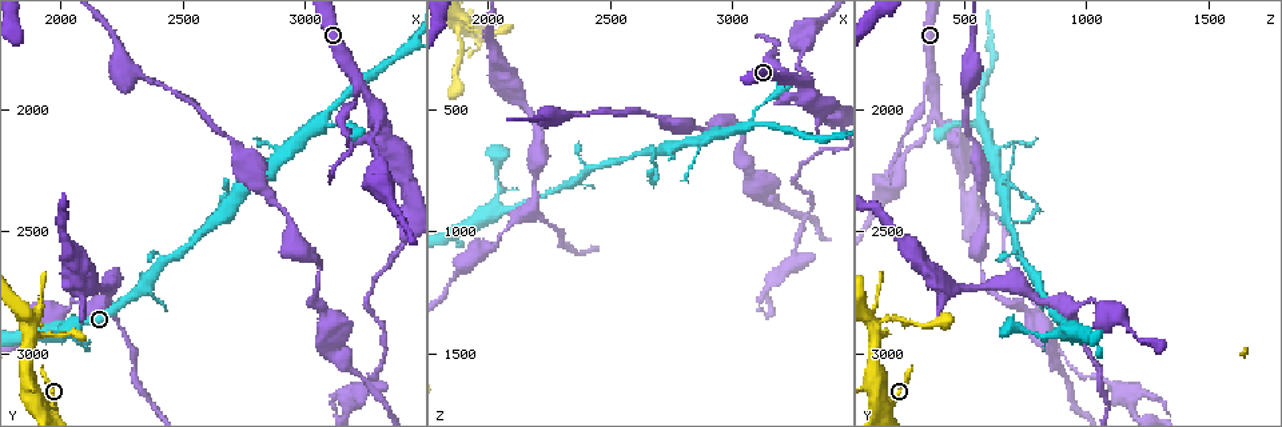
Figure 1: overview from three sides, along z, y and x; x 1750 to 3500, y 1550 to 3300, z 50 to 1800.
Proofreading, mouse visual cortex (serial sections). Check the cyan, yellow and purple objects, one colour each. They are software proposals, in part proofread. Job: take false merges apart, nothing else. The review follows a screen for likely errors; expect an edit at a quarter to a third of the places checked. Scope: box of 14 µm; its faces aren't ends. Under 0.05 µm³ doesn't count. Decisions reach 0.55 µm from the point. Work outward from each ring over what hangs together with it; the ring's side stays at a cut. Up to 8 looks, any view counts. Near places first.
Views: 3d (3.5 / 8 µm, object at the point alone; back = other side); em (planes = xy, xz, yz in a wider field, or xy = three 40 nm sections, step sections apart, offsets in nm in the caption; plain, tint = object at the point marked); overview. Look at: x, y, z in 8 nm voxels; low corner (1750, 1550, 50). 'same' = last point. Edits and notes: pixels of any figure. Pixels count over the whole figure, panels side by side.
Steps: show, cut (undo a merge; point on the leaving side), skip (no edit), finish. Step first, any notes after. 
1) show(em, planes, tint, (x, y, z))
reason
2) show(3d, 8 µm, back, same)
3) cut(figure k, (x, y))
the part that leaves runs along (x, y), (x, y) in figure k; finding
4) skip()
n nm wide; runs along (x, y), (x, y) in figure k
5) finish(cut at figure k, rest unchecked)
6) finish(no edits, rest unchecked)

show(3d, 3.5 µm, (2670, 2430, 660))
side arm on a straight run

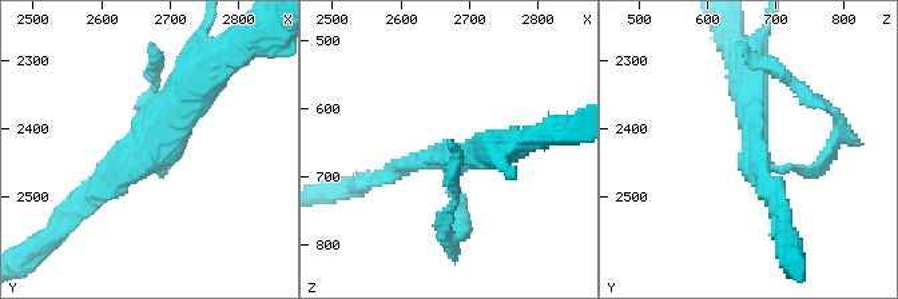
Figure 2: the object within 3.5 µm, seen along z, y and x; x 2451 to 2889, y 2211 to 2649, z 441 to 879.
show(em, xy, step 3, tint, (2660, 2435, 670))

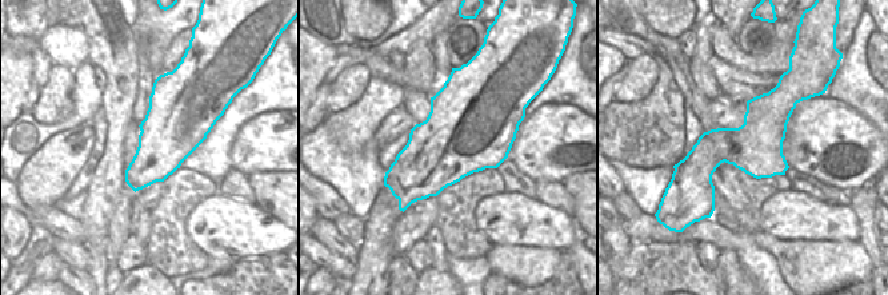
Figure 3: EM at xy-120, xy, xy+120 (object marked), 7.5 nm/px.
show(em, xy, step 5, tint, same)

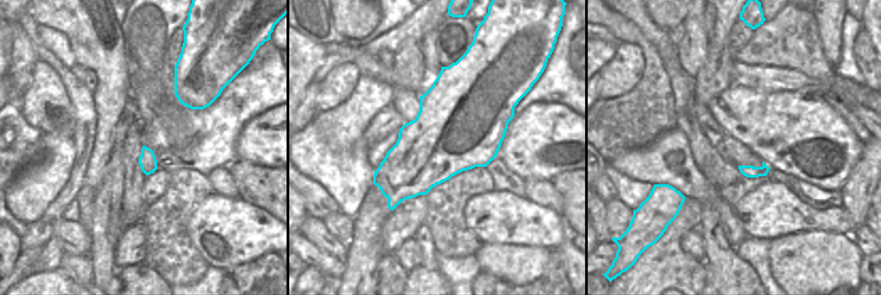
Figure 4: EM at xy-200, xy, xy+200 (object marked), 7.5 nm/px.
skip()
arms of 150, 200, 400 nm; runs along (76, 206), (170, 124), (195, 83) in figure 2; continuous, no second cell

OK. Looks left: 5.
show(3d, 3.5 µm, (3210, 1900, 380))
thin neck

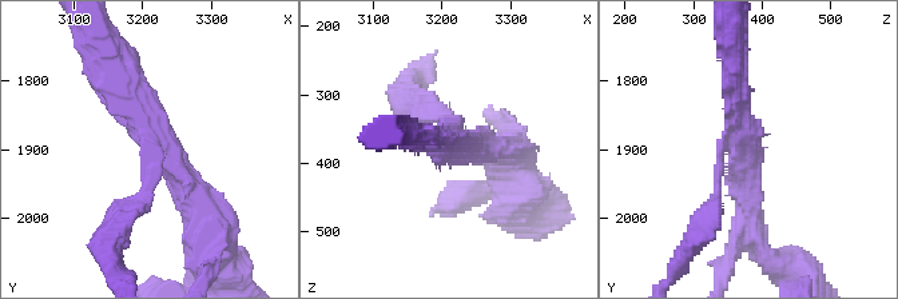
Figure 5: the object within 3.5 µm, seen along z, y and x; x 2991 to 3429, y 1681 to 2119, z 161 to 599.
show(em, xy, step 5, plain, (3225, 1890, 370))

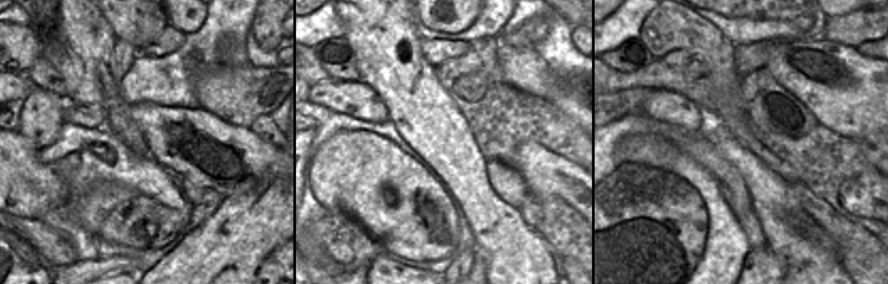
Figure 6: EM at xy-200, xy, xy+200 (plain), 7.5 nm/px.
show(em, xy, step 5, tint, same)
with the object marked

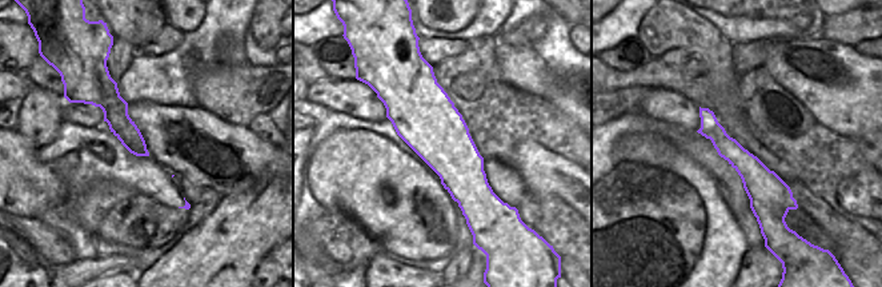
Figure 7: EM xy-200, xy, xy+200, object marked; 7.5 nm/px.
skip()
480 nm wide; runs along (702, 111), (709, 127), (781, 194) in figure 7; all the same cell

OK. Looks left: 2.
show(3d, 8 µm, back, (2030, 2910, 770))
a narrow waist

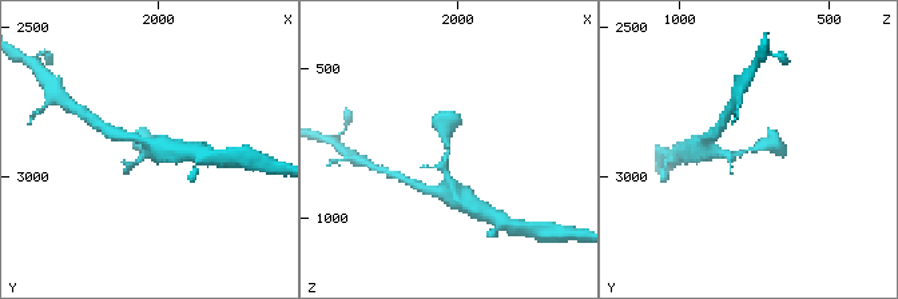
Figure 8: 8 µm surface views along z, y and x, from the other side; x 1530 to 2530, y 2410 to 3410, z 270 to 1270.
show(em, planes, tint, (2040, 2910, 780))

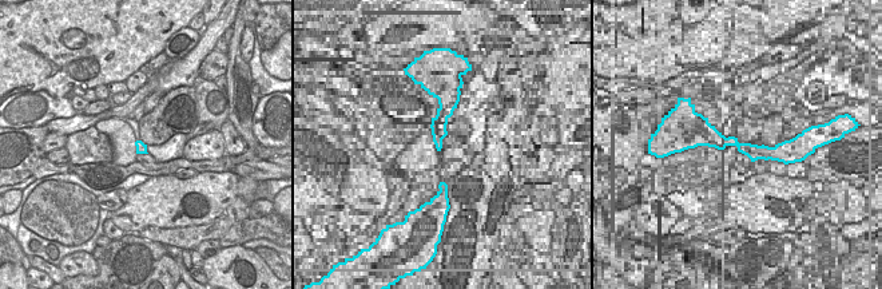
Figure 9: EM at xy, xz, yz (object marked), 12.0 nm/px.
skip()
runs along (711, 148), (778, 151) in figure 8; all the same cell

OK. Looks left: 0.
finish(no edits, rest unchecked)

